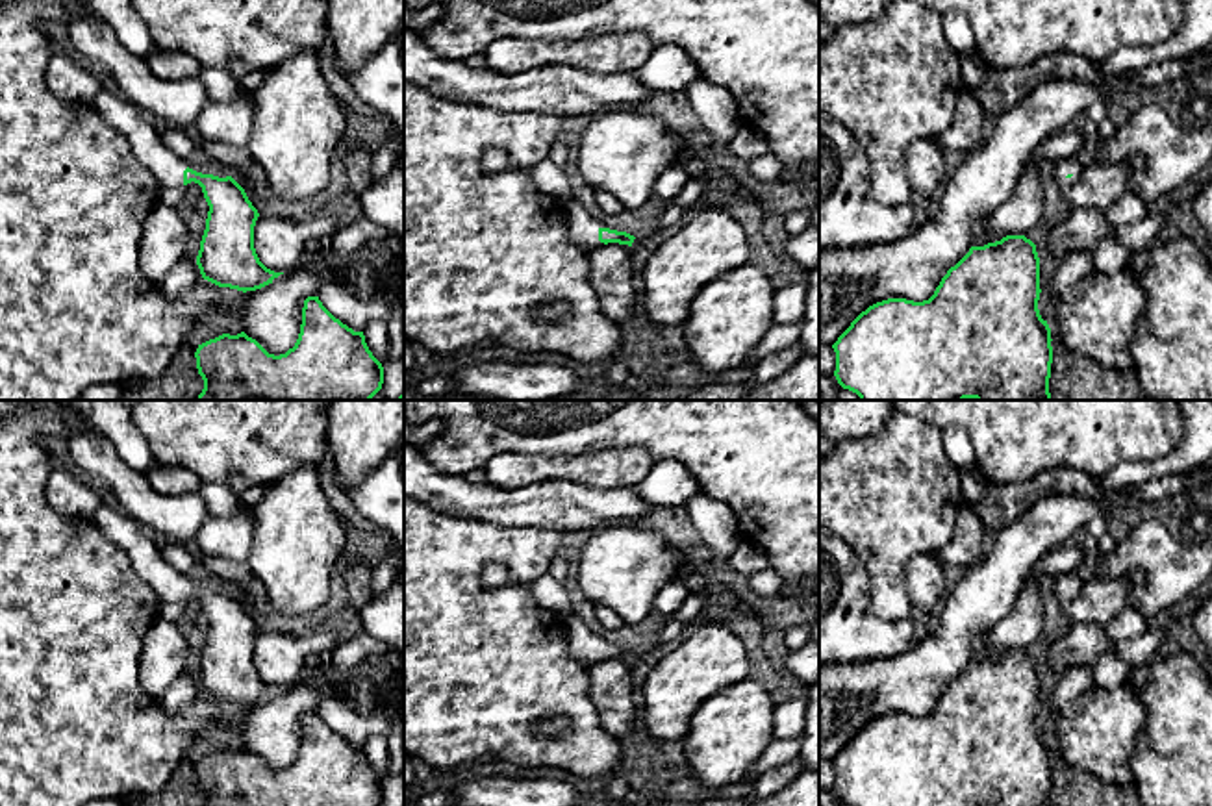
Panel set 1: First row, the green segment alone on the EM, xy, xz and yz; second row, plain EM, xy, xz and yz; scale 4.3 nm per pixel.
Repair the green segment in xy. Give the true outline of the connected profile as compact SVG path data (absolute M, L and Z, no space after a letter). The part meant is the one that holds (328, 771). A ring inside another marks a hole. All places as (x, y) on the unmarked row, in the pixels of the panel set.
M319 712L304 715L298 754L285 769L269 769L241 747L198 760L195 773L202 806L380 806L384 799L363 747L335 734Z

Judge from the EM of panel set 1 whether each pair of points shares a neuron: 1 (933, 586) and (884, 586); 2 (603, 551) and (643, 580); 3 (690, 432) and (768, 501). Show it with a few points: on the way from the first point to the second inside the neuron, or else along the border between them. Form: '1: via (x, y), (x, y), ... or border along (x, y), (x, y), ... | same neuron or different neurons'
1: border along (933, 553), (918, 553), (905, 566), (912, 606) | different neurons
2: via (612, 560), (634, 575) | same neuron
3: via (708, 441), (749, 482) | same neuron

